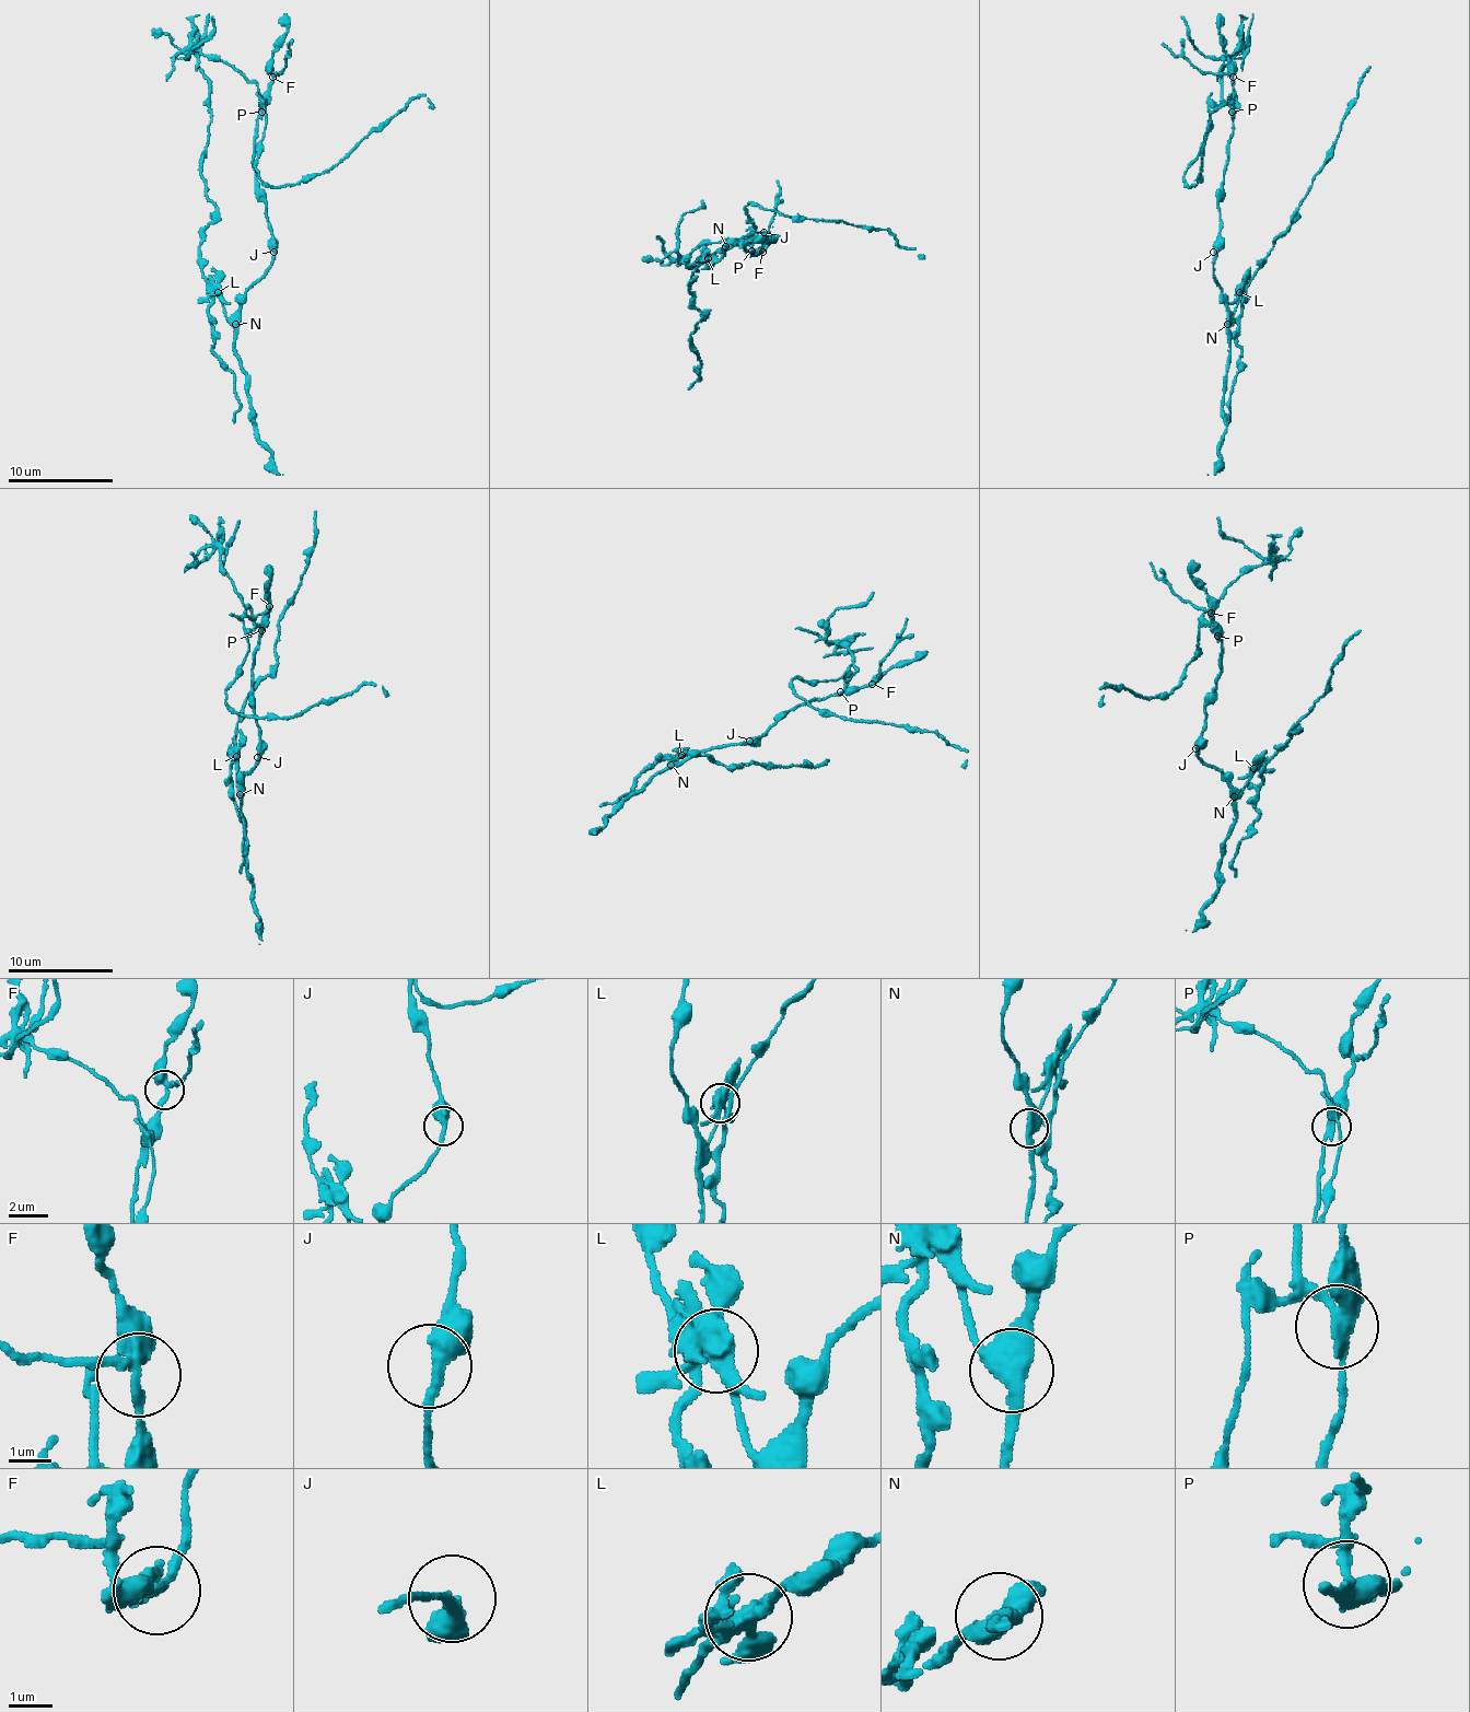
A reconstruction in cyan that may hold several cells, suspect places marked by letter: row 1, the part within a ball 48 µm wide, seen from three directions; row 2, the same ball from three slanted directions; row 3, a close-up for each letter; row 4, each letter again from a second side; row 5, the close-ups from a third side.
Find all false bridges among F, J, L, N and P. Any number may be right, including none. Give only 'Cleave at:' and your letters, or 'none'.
Cleave at: L, P

